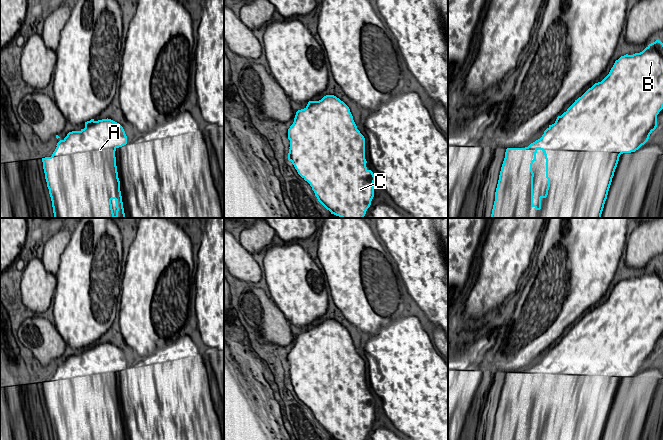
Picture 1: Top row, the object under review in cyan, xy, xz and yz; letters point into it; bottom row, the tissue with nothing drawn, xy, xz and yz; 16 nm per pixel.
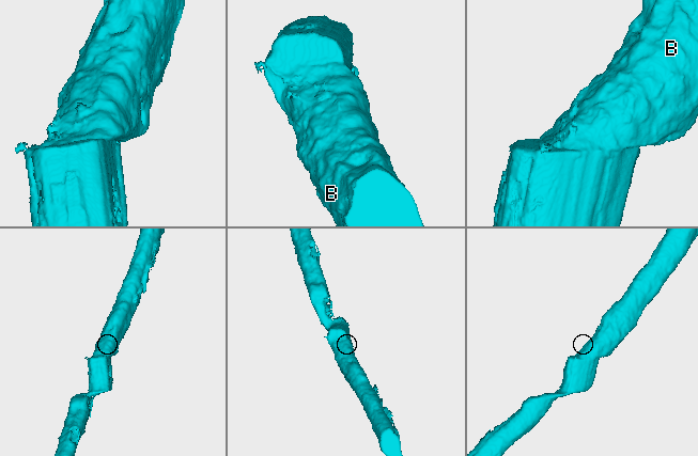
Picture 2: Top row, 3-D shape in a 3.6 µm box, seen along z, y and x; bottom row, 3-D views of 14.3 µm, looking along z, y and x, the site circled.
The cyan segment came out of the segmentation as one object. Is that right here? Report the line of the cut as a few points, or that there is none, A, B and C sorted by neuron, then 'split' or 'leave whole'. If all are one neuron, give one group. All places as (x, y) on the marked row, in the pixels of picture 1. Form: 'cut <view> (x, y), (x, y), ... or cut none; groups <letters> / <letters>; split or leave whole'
cut none; groups A B C; leave whole

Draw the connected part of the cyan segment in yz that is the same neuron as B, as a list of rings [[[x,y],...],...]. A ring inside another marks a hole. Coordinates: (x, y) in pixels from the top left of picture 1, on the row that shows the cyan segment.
[[[659,40],[649,44],[642,52],[633,55],[621,56],[615,61],[609,74],[598,83],[595,83],[589,88],[581,97],[564,112],[558,116],[555,123],[549,125],[544,131],[542,137],[535,142],[531,143],[525,148],[507,148],[505,158],[501,167],[499,180],[495,192],[495,201],[492,209],[491,218],[601,218],[605,201],[607,199],[608,191],[617,167],[619,157],[623,153],[631,153],[638,150],[644,145],[650,134],[657,127],[657,115],[663,109],[663,43]],[[540,149],[544,152],[546,159],[546,178],[548,179],[548,186],[546,194],[539,197],[539,206],[533,204],[533,177],[532,164],[536,161],[537,150]]]

